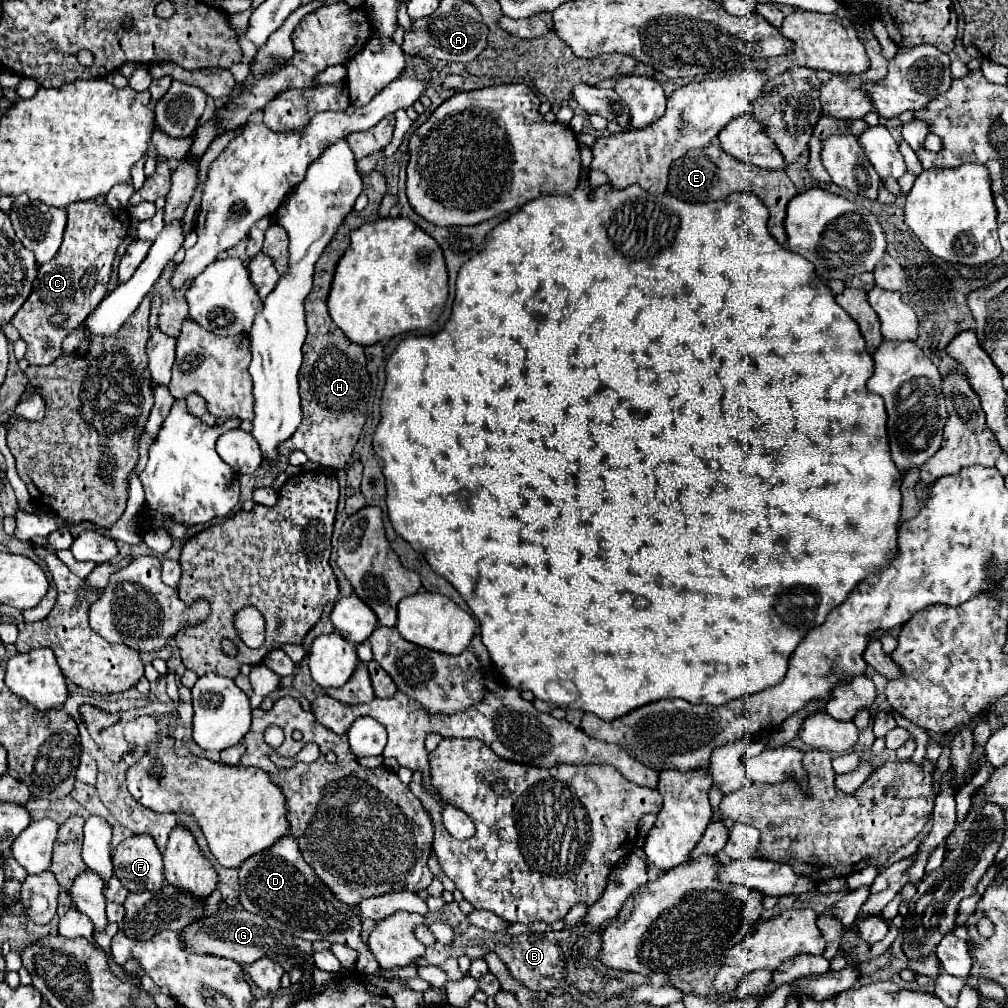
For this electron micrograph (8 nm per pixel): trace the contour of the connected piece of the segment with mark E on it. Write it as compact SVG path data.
M717 142L711 146L691 150L679 160L673 162L671 172L669 172L669 182L667 190L671 196L689 200L689 202L709 202L709 200L723 200L733 192L751 192L755 194L767 208L769 208L769 232L771 236L779 242L785 244L785 234L783 234L783 218L785 218L785 208L791 198L799 194L795 184L789 180L785 170L763 170L759 166L739 162L739 158L731 158L727 152L719 148Z

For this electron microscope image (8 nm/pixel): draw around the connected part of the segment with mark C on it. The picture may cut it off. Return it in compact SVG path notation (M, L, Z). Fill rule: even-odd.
M85 200L73 202L65 210L67 226L63 244L53 260L39 266L33 280L33 292L11 320L27 342L25 360L31 366L47 366L55 362L63 352L63 338L99 306L107 292L115 250L127 236L129 228L129 212L125 208L113 210L109 204L99 206L95 200ZM45 340L51 340L51 348L43 346Z

